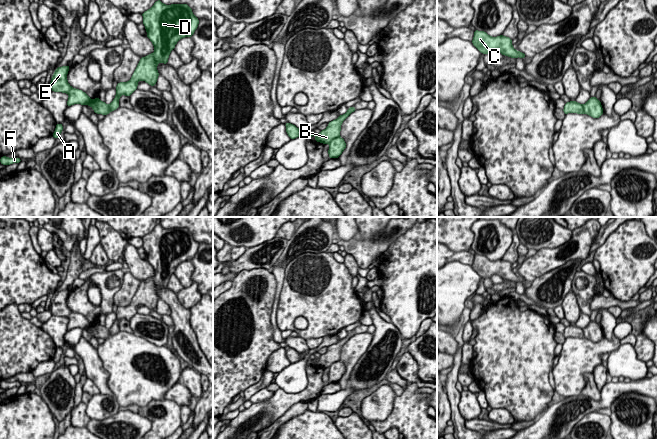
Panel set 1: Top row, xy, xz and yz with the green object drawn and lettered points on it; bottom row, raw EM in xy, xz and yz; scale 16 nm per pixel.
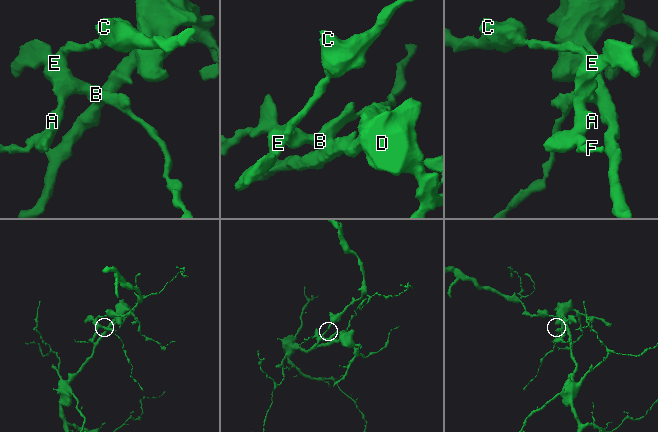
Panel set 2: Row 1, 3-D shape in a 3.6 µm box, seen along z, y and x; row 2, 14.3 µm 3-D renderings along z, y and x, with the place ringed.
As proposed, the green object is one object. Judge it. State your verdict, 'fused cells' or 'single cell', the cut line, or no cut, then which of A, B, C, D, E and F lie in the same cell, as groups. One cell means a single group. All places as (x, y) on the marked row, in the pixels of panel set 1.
fused cells | xz (339, 136), (329, 143) | A B C E F / D

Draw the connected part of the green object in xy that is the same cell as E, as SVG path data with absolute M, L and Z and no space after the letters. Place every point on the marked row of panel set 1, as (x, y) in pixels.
M68 65L58 67L50 82L51 90L54 92L67 93L69 95L67 106L73 104L89 105L93 108L96 114L107 115L109 114L110 108L105 102L102 102L98 97L91 99L82 90L71 87L67 81L67 74L70 67Z

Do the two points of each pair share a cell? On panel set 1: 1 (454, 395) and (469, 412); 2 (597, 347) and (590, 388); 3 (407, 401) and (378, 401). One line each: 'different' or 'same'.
1: different
2: different
3: different

